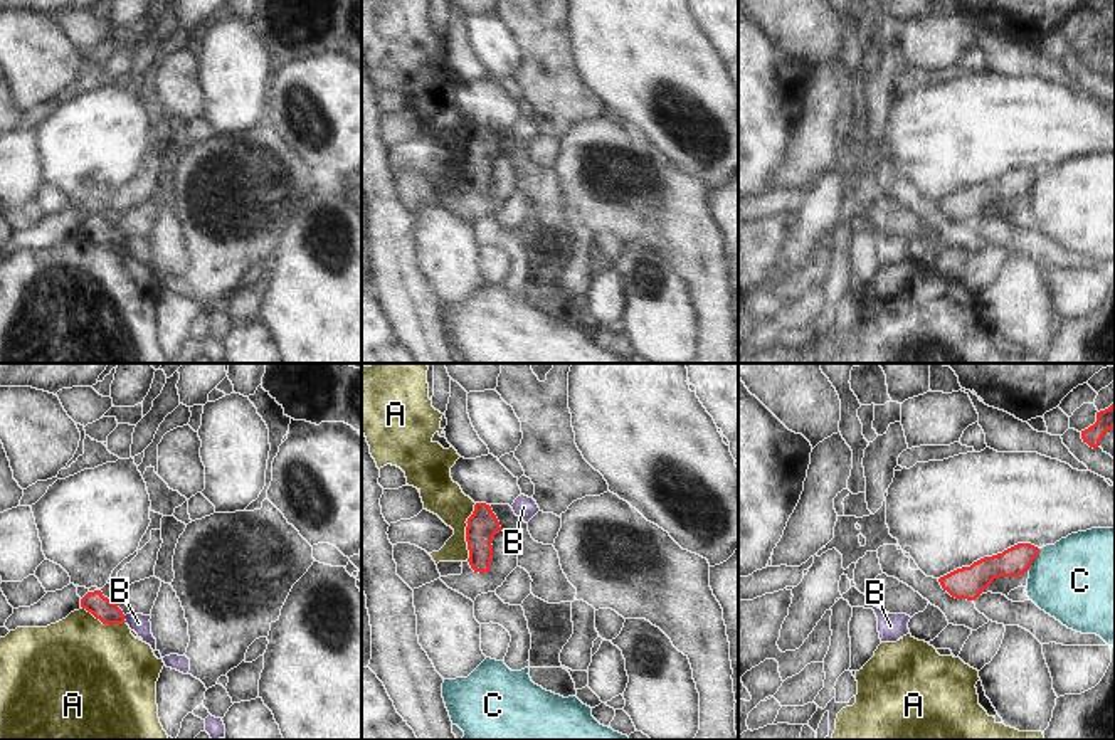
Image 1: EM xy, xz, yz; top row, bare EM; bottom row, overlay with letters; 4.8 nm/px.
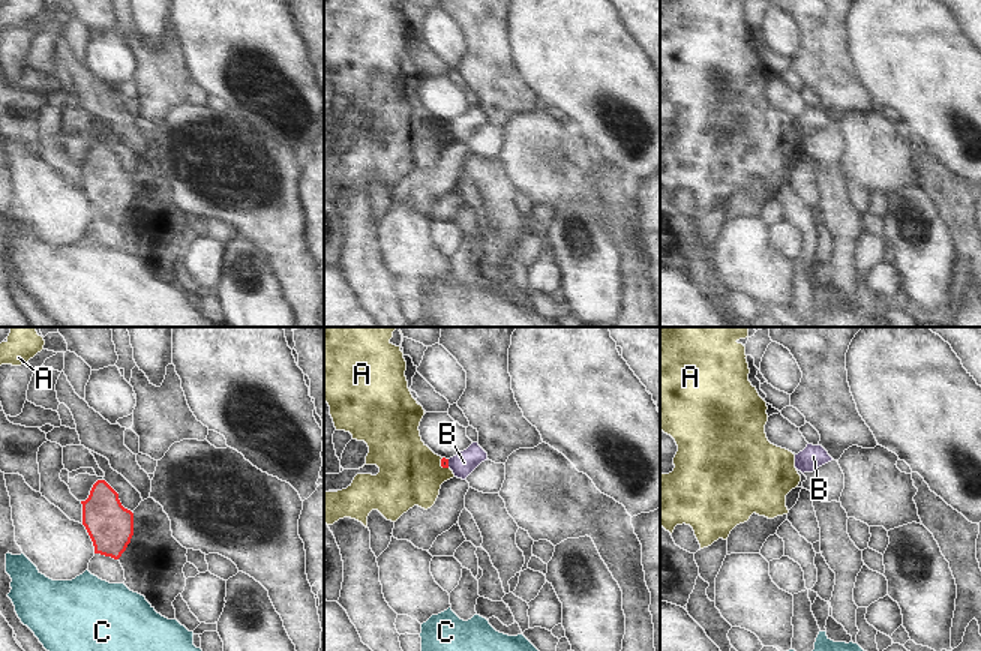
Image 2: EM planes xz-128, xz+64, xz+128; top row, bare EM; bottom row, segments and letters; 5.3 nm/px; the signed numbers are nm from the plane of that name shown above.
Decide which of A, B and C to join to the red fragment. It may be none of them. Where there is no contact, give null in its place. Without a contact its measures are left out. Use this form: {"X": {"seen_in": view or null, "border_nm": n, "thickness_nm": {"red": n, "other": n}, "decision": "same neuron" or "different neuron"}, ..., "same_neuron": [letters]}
{"A": {"seen_in": "xz", "border_nm": 280, "thickness_nm": {"red": 150, "other": 180}, "decision": "different neuron"}, "B": {"seen_in": "xy", "border_nm": 40, "thickness_nm": {"red": 110, "other": 90}, "decision": "different neuron"}, "C": {"seen_in": "yz", "border_nm": 120, "thickness_nm": {"red": 140, "other": 440}, "decision": "different neuron"}, "same_neuron": []}

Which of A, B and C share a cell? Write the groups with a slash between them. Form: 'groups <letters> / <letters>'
groups A / B / C

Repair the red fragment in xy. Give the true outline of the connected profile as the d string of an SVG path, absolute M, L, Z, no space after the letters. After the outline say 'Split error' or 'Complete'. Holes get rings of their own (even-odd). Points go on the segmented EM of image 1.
M101 590L87 592L81 599L81 607L91 612L103 624L123 624L124 614L116 602L111 602Z. Complete.

